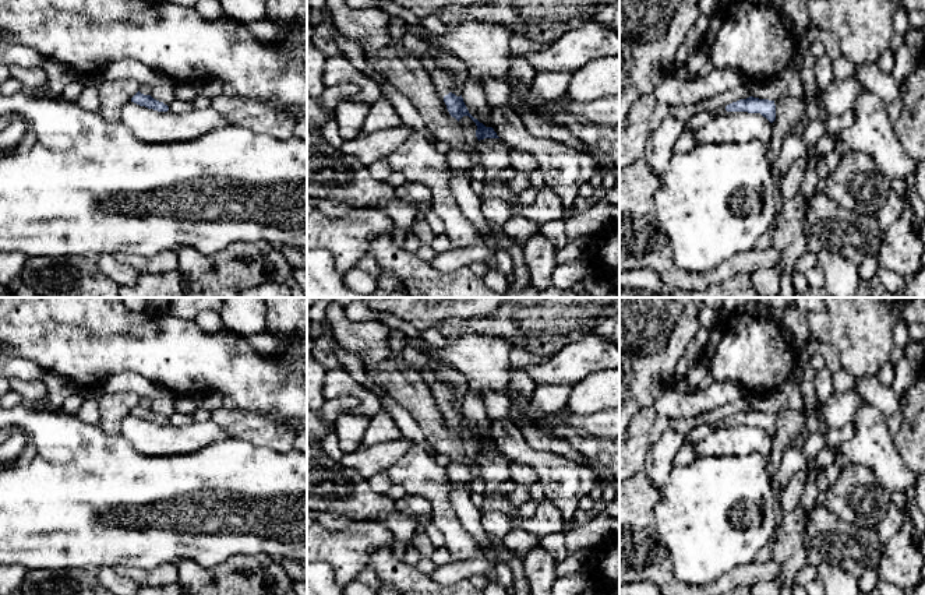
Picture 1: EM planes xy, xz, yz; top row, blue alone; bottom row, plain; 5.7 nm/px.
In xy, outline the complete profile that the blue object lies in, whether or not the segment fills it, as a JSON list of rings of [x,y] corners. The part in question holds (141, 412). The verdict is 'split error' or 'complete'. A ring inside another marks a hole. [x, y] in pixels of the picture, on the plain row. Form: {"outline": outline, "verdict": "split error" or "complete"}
{"outline": [[[140,404],[131,411],[131,415],[134,415],[140,419],[145,419],[148,422],[158,423],[158,425],[167,425],[169,423],[167,418],[153,412],[151,408],[144,408]]], "verdict": "complete"}

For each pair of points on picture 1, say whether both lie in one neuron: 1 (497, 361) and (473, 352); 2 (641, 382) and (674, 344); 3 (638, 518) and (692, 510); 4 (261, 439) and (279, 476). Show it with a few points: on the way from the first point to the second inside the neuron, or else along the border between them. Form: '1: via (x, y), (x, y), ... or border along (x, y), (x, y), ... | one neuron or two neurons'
1: via (491, 361), (479, 358) | one neuron
2: via (650, 372), (668, 354) | one neuron
3: border along (659, 489), (655, 527), (666, 546) | two neurons
4: border along (232, 437), (279, 451), (292, 451) | two neurons

